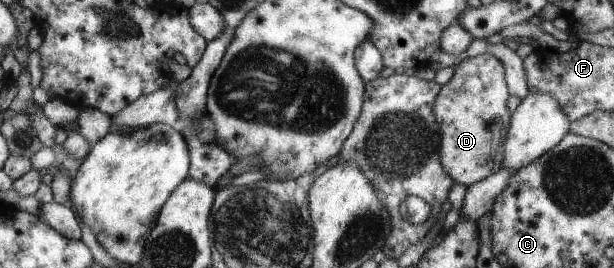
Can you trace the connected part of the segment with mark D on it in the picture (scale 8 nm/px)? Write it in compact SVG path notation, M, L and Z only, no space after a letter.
M490 54L460 60L452 78L440 88L434 104L440 126L440 158L454 183L470 186L503 167L504 140L512 120L506 105L510 95L506 68Z

